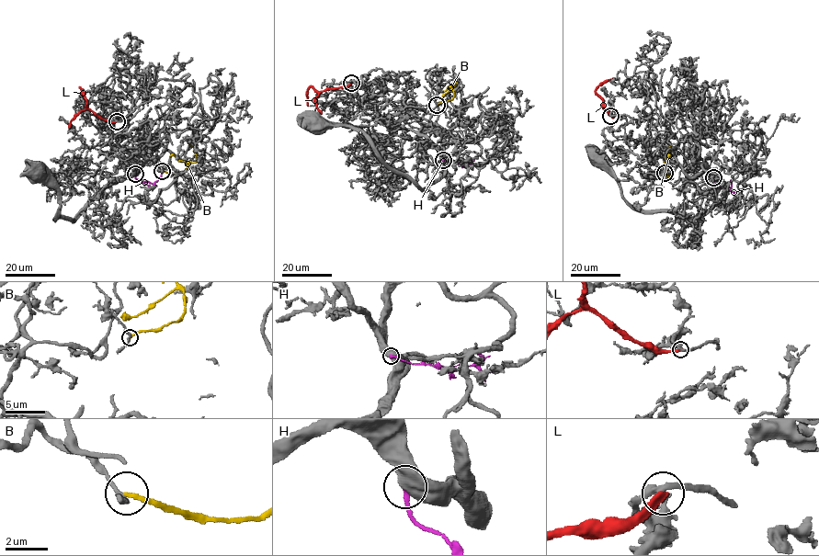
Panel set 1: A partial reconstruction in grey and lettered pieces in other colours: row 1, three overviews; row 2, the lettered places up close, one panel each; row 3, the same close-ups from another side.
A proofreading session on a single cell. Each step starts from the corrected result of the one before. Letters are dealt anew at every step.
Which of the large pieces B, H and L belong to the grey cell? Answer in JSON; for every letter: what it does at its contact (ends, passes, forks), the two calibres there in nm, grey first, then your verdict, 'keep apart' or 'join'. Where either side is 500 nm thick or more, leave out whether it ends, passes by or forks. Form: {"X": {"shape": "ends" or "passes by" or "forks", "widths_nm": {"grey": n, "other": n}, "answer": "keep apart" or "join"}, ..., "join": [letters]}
{"B": {"shape": "ends", "widths_nm": {"grey": 200, "other": 170}, "answer": "keep apart"}, "H": {"widths_nm": {"grey": 750, "other": 260}, "answer": "keep apart"}, "L": {"shape": "ends", "widths_nm": {"grey": 320, "other": 360}, "answer": "keep apart"}, "join": []}

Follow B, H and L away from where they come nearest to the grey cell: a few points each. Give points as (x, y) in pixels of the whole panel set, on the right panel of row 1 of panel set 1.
B: (665, 173), (669, 176), (662, 166), (670, 146)
H: (713, 177), (716, 183), (729, 189), (730, 179)
L: (610, 116), (596, 92), (599, 85), (615, 78)

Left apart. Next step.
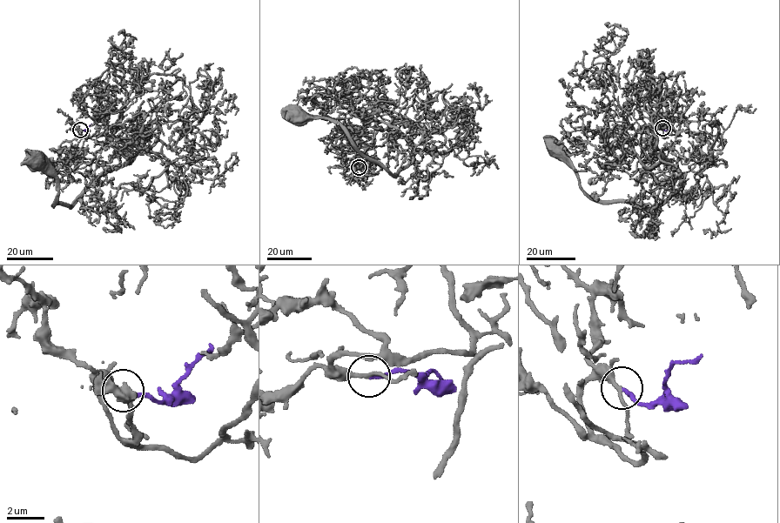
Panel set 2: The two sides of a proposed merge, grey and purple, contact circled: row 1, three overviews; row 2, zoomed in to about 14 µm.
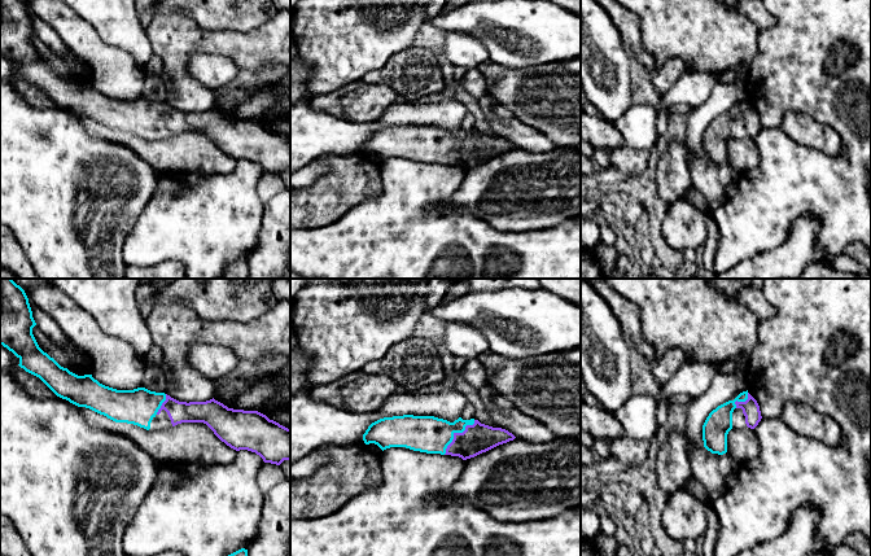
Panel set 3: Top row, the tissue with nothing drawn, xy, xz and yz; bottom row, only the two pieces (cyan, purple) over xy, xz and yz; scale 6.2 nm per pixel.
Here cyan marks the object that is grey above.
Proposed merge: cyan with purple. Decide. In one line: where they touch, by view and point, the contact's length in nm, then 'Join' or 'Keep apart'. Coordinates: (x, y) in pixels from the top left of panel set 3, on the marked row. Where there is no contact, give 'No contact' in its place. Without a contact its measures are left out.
Touches cyan at xz (455, 432). Shared border 300 nm. Join

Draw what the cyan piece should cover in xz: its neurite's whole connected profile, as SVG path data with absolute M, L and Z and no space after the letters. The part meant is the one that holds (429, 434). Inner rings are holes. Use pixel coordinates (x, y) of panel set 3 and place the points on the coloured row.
M393 416L372 423L363 441L375 443L382 451L390 447L406 447L426 454L474 458L516 437L505 429L481 424L478 420L454 423L434 416Z

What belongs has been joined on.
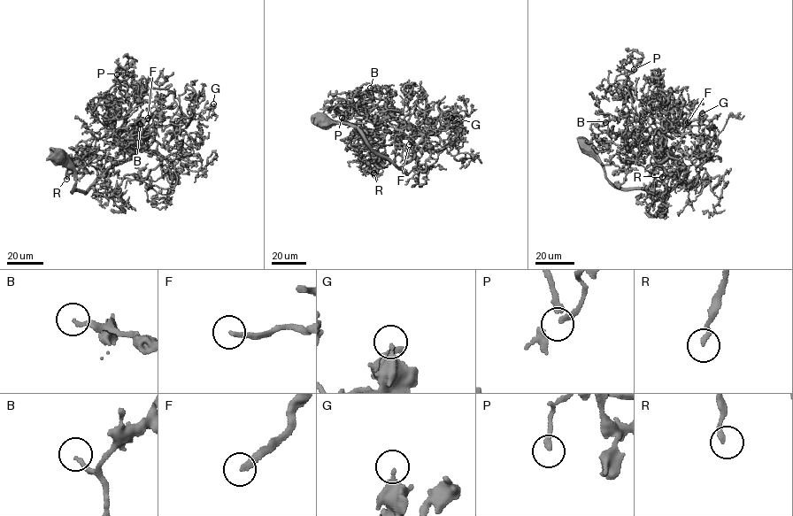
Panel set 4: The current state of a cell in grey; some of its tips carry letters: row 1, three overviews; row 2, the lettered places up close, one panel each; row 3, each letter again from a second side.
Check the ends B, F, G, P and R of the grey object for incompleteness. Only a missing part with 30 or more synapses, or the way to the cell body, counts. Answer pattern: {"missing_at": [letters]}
{"missing_at": ["B", "F"]}

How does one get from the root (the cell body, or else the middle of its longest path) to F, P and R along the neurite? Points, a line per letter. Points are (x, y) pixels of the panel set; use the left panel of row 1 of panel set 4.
F: (61, 157), (73, 171), (71, 191), (86, 191), (151, 143), (157, 124), (172, 122), (148, 118)
P: (61, 157), (71, 191), (84, 192), (132, 157), (119, 130), (128, 77), (117, 74)
R: (61, 157), (73, 171), (71, 191), (84, 192), (147, 142), (129, 132), (104, 151), (85, 146), (66, 179)

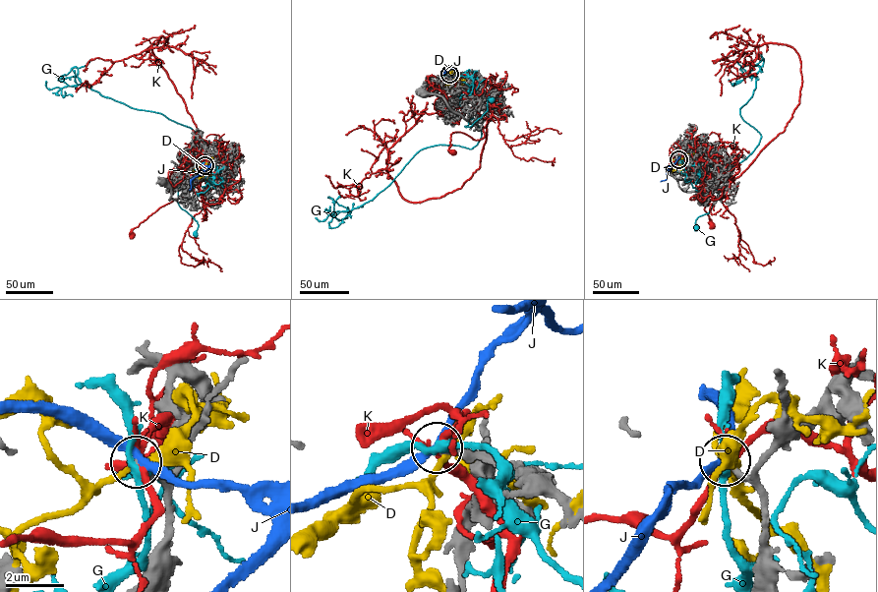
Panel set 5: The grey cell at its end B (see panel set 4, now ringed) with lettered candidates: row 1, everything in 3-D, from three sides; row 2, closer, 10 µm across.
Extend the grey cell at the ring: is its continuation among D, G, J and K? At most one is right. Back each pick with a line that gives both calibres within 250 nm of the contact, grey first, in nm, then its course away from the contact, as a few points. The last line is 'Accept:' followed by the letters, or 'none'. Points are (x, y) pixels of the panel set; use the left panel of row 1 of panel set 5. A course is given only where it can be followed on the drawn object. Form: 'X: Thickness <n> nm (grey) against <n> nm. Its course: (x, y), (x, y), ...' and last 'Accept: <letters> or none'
Accept: none

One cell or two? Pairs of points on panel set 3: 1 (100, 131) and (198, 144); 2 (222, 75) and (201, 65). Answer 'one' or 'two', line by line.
1: one
2: one

